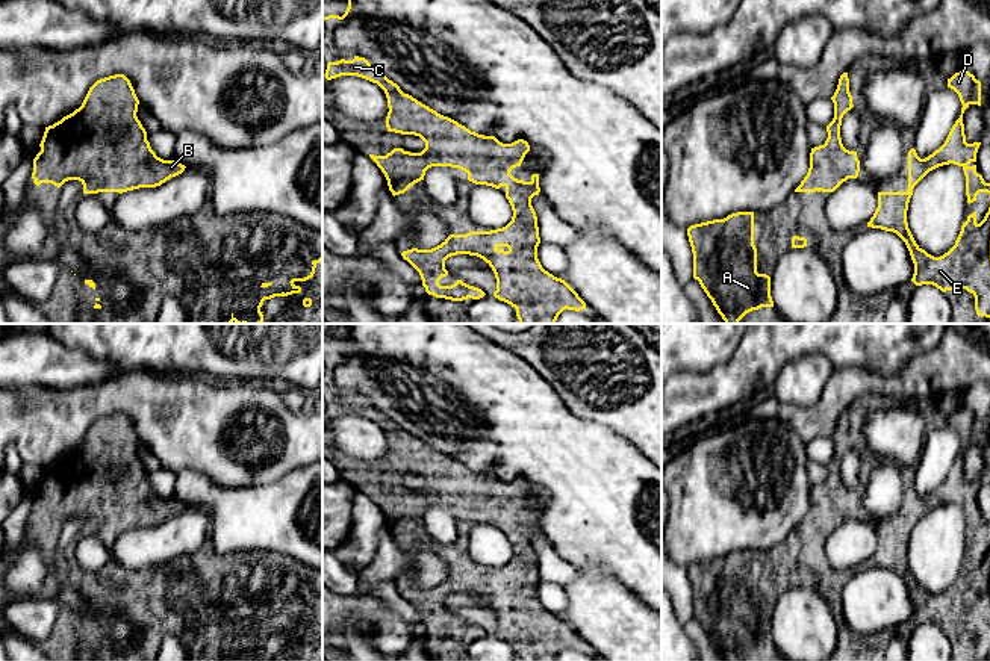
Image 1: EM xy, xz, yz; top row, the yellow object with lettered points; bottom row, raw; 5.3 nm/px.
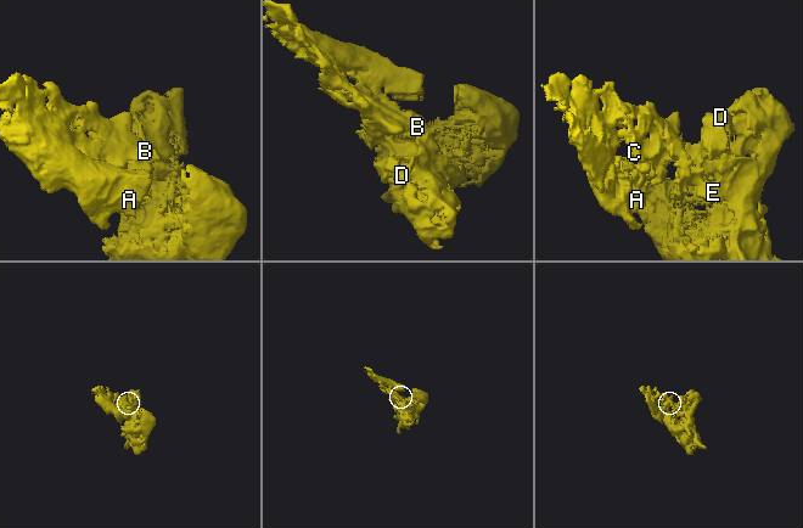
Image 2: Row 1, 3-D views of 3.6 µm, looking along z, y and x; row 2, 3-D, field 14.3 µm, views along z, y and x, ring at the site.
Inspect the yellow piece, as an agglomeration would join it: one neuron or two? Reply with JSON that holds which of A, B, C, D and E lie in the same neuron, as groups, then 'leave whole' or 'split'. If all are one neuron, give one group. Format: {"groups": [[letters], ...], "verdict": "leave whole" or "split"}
{"groups": [["A", "B", "C", "D", "E"]], "verdict": "leave whole"}

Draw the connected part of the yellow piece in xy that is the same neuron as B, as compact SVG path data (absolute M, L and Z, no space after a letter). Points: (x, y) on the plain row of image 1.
M115 413L97 419L82 445L53 464L45 466L41 490L33 498L33 522L51 522L61 526L68 519L79 519L83 532L127 531L156 526L185 510L177 499L156 495L147 479L147 470L136 455L139 439L130 419Z

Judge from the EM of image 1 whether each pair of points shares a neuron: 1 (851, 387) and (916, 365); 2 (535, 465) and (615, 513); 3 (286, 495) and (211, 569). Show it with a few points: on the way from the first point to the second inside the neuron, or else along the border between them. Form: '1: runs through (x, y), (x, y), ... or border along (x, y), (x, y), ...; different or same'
1: runs through (868, 384), (898, 384), (901, 381); same
2: runs through (554, 465), (566, 465), (595, 493); same
3: border along (209, 539), (214, 549), (220, 554), (261, 549); different

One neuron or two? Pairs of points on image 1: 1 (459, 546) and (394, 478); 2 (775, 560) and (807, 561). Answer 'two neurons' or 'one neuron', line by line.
1: one neuron
2: one neuron

